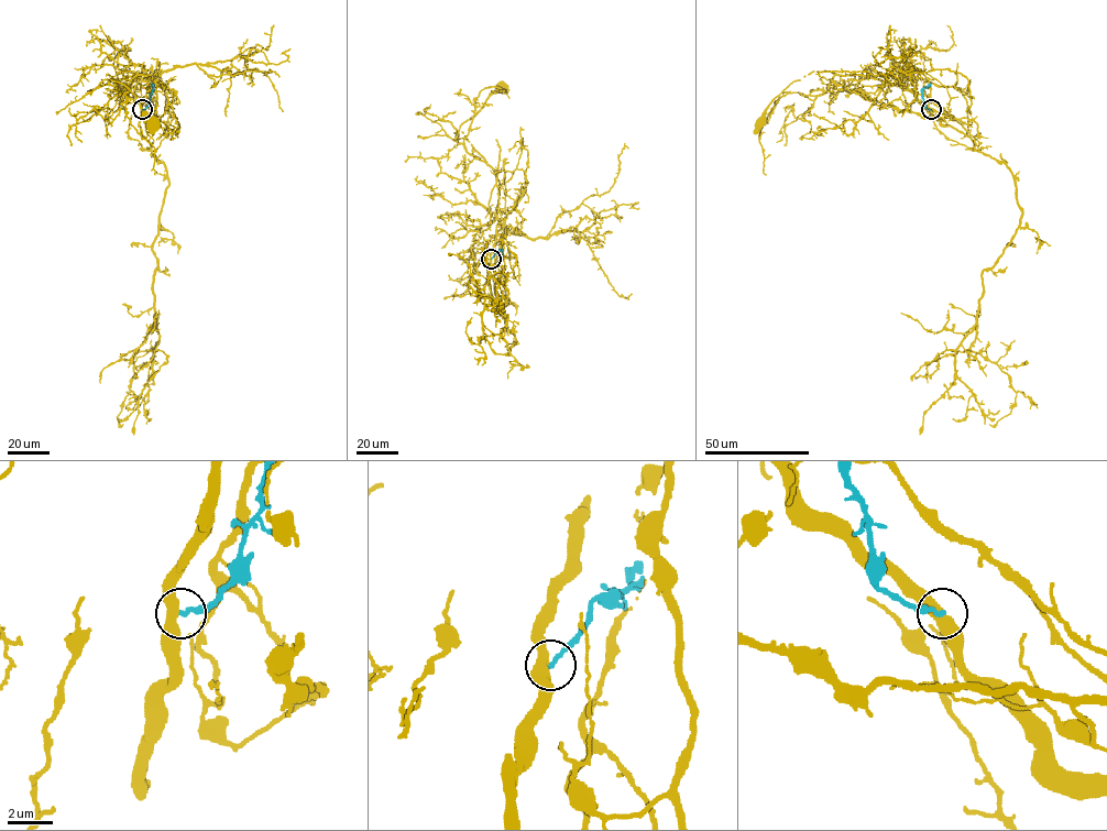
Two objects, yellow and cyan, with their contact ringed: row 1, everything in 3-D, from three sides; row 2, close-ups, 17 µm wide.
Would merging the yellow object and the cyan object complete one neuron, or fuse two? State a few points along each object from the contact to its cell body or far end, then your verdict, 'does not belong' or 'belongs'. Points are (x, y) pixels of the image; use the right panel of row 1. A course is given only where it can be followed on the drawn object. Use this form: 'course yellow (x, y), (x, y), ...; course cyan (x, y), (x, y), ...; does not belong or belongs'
course yellow (931, 109), (895, 84), (861, 75), (835, 75), (825, 93), (817, 96), (785, 90), (768, 107), (763, 121); course cyan (931, 109), (924, 107), (922, 97), (923, 88), (931, 83); does not belong

